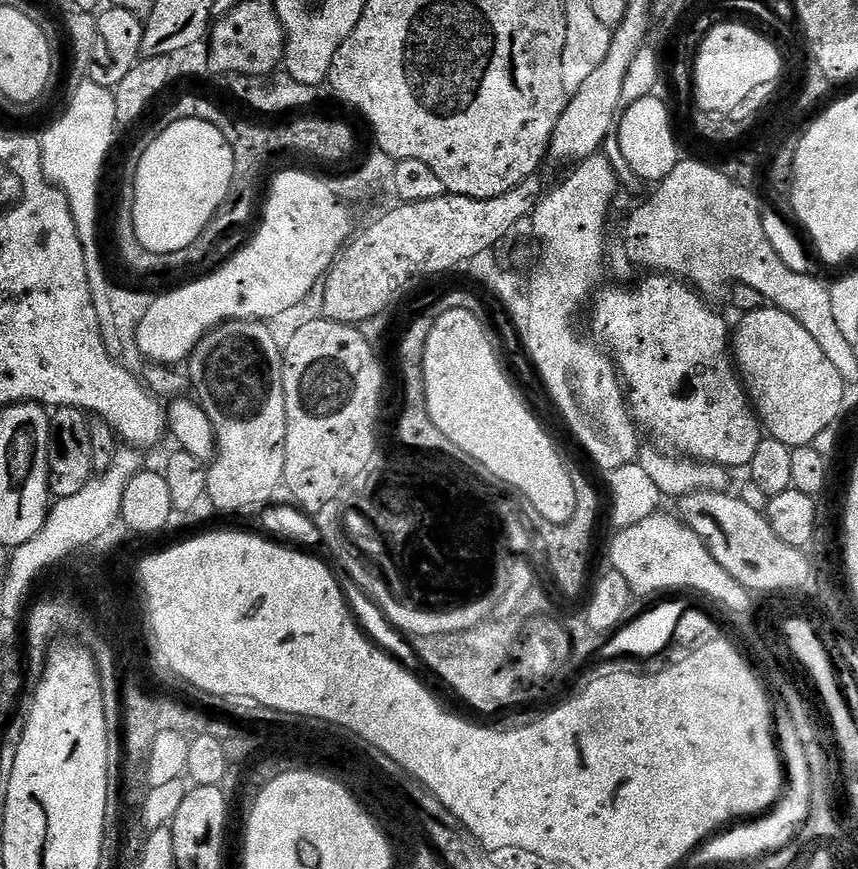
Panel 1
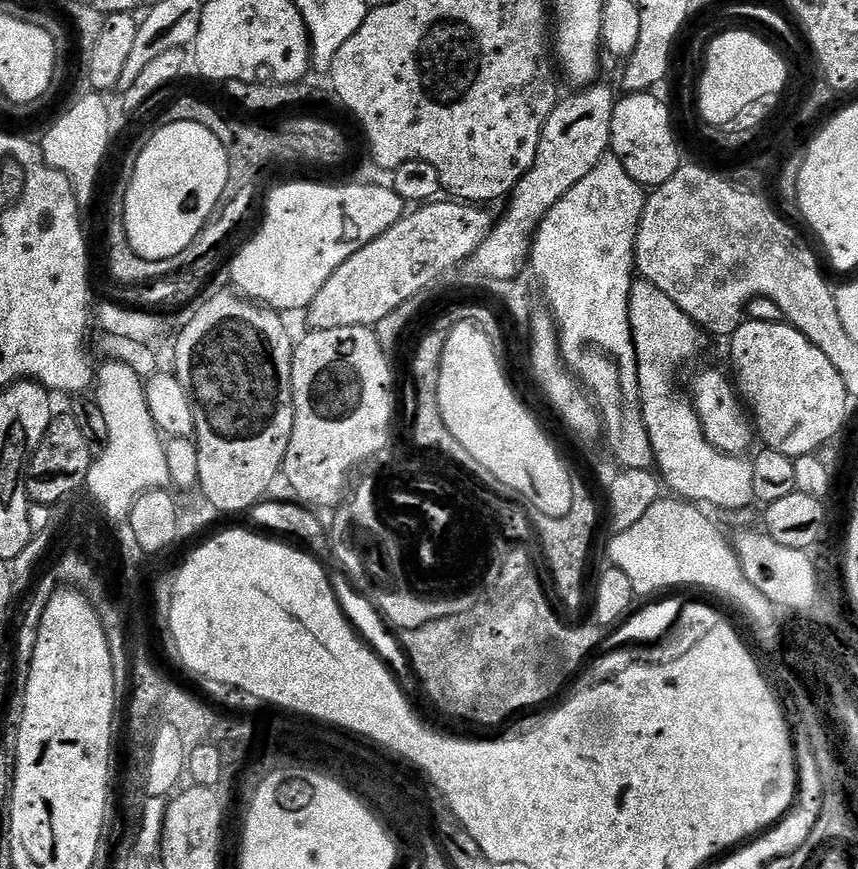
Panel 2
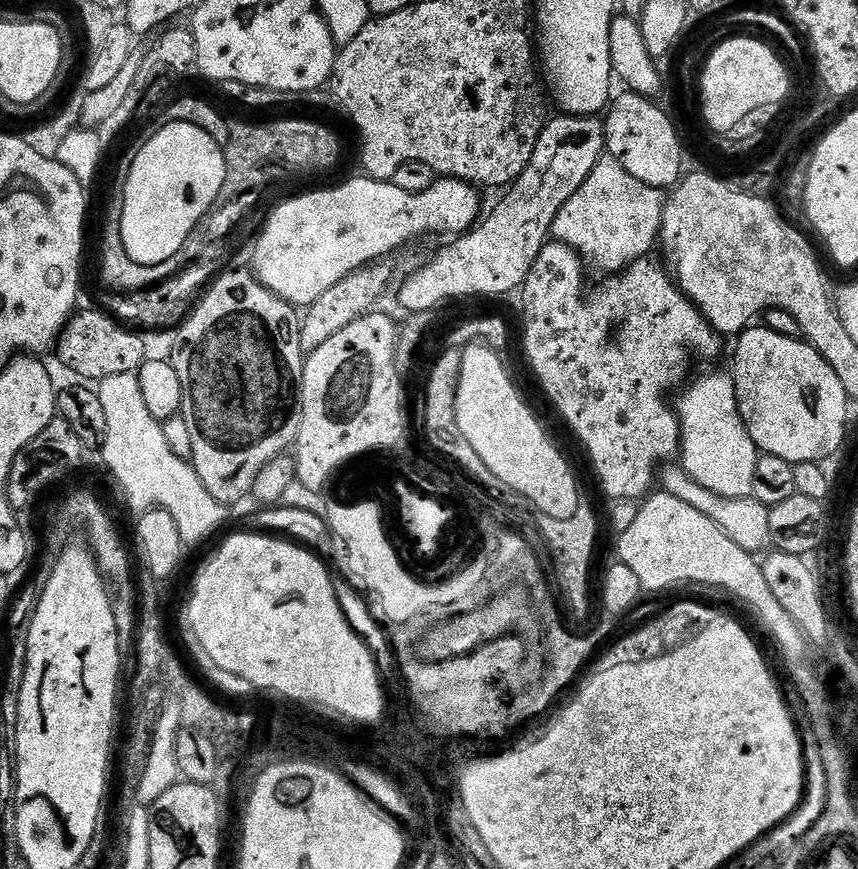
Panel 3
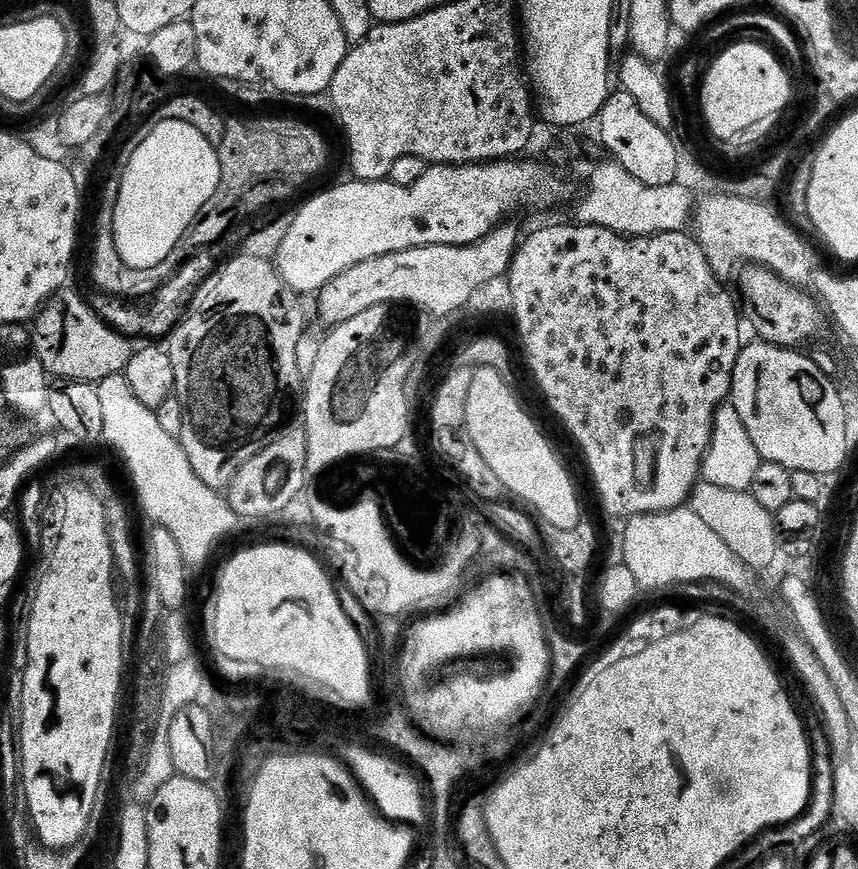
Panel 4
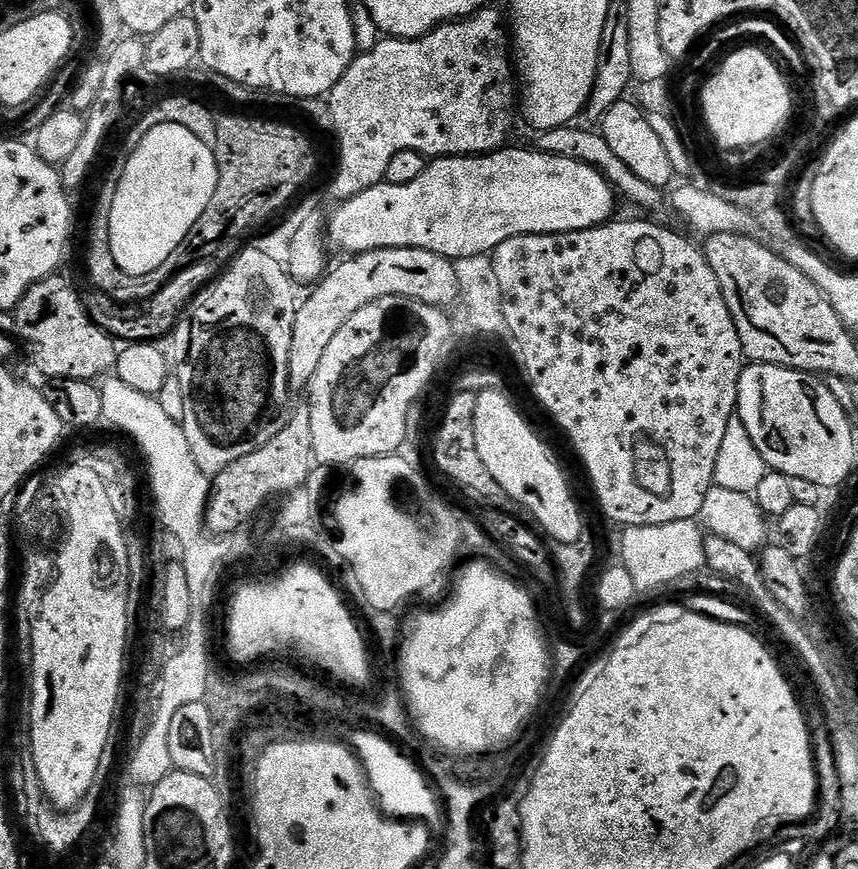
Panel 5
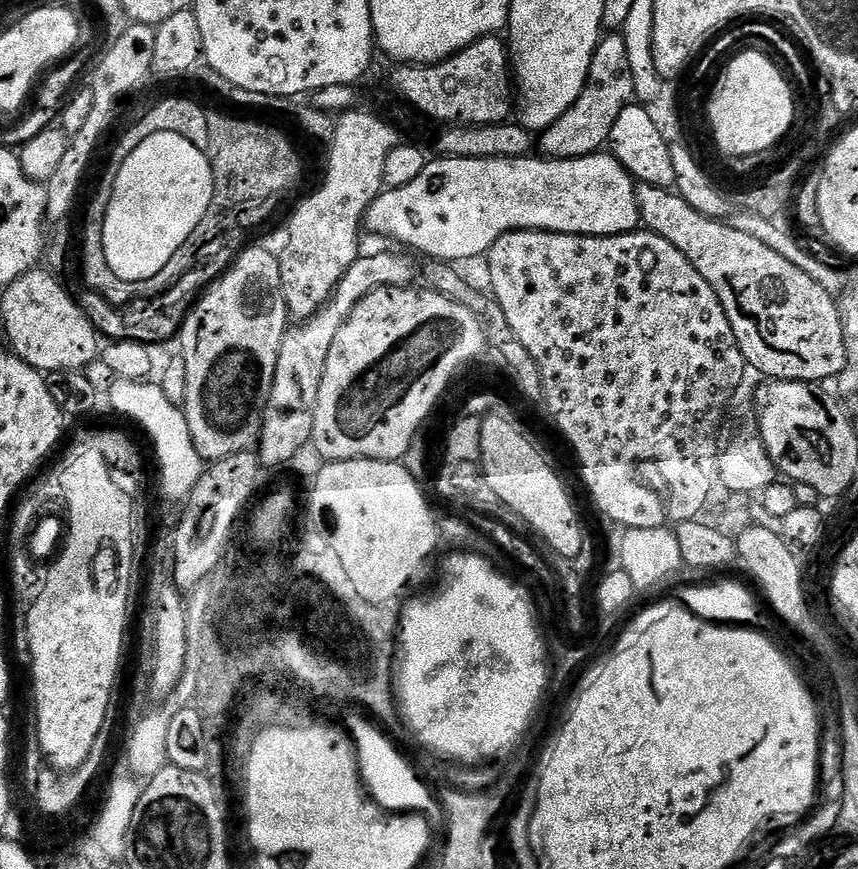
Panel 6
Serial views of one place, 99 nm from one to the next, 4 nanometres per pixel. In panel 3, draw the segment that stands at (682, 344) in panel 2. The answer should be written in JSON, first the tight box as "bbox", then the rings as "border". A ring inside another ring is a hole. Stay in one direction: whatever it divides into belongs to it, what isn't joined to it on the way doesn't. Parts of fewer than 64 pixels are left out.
{"bbox":[675,372,761,498],"border":[[[724,372],[693,379],[683,389],[680,401],[675,401],[676,414],[680,417],[678,460],[698,486],[706,486],[706,490],[714,490],[722,498],[746,498],[752,496],[756,463],[761,453],[740,417],[735,379]]]}

